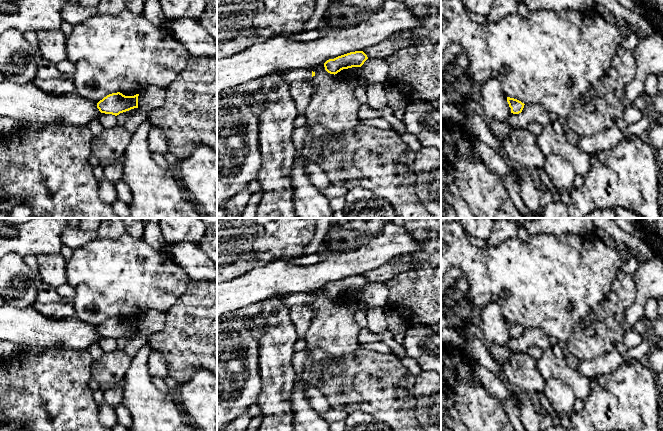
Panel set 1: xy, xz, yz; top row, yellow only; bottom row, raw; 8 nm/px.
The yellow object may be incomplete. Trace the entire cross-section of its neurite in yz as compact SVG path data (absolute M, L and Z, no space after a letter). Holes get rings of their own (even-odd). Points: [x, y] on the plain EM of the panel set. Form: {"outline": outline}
{"outline": "M507 321L507 326L509 328L509 331L511 332L511 337L513 338L521 337L525 329L521 325L510 321Z"}

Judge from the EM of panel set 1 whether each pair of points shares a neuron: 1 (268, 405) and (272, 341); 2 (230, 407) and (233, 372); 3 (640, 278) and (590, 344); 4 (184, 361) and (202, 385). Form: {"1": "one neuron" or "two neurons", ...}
{"1": "one neuron", "2": "one neuron", "3": "two neurons", "4": "two neurons"}

